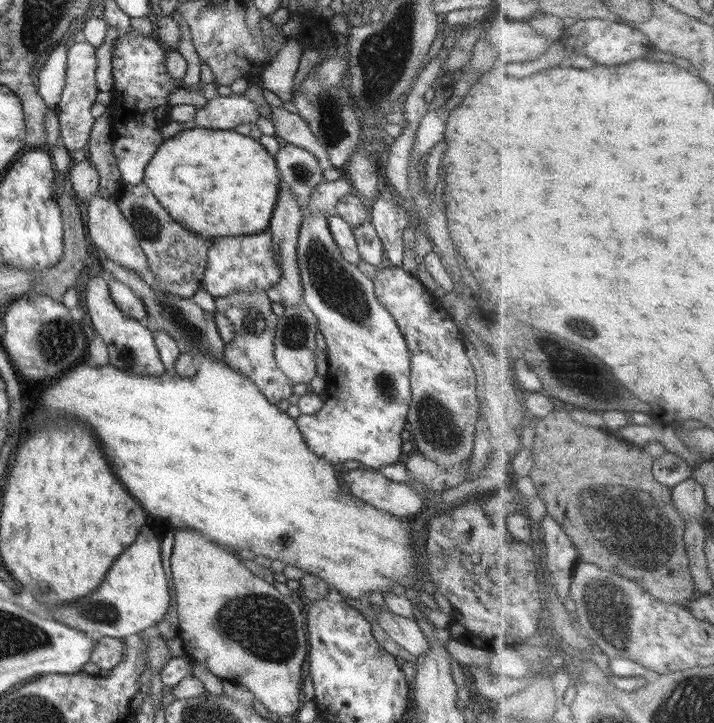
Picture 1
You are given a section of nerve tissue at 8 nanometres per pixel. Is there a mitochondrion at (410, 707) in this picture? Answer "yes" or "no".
no

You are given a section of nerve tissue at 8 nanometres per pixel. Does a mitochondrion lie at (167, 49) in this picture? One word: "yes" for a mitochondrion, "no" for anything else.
no

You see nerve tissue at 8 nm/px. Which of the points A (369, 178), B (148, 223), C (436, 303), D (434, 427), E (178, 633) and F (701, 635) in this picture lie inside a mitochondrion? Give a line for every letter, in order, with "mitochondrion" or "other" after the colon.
A: other
B: mitochondrion
C: other
D: mitochondrion
E: other
F: other

